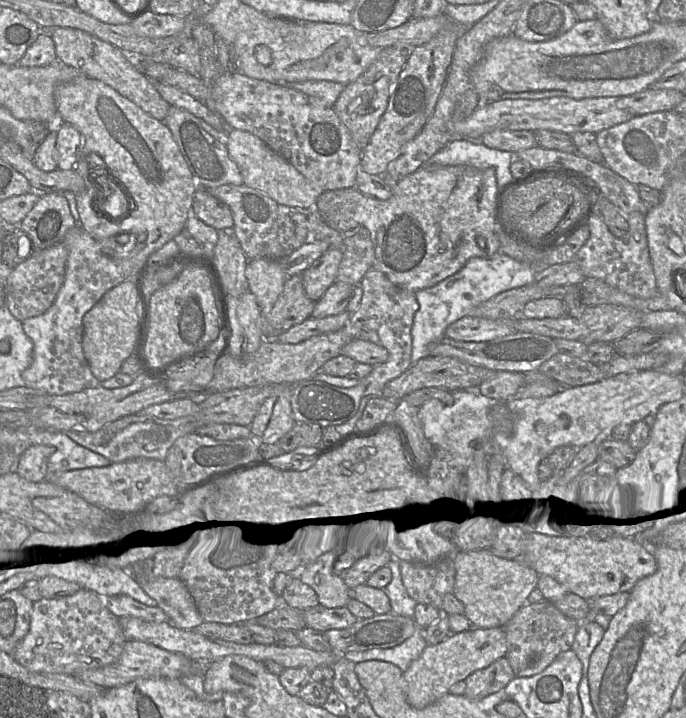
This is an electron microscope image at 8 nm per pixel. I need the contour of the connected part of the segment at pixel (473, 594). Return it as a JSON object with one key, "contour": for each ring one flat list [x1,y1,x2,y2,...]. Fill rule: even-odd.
{"contour":[[490,549,461,550,455,555,455,585,453,593,463,603,465,616,472,627,502,628,528,600,537,587,539,574,519,559,504,559]]}

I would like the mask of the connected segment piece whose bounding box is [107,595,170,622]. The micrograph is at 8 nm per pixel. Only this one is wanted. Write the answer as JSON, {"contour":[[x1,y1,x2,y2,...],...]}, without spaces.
{"contour":[[128,595,108,597,107,607,117,617,132,616,149,622,170,622,169,616,159,606,145,605]]}

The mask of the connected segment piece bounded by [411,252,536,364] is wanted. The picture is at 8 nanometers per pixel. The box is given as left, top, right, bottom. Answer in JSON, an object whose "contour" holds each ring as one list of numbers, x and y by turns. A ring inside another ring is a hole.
{"contour":[[497,252,490,258,473,257,455,274,430,288,416,291,419,308,411,329,412,364,429,356,431,346,445,337,445,330,450,324,471,315,476,307,499,293,534,283,535,277,536,272,526,263]]}

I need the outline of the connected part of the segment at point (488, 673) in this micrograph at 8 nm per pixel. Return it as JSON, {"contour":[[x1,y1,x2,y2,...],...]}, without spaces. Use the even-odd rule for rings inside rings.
{"contour":[[501,657,465,679,465,695,472,700,483,699,505,688,515,676,507,657]]}

